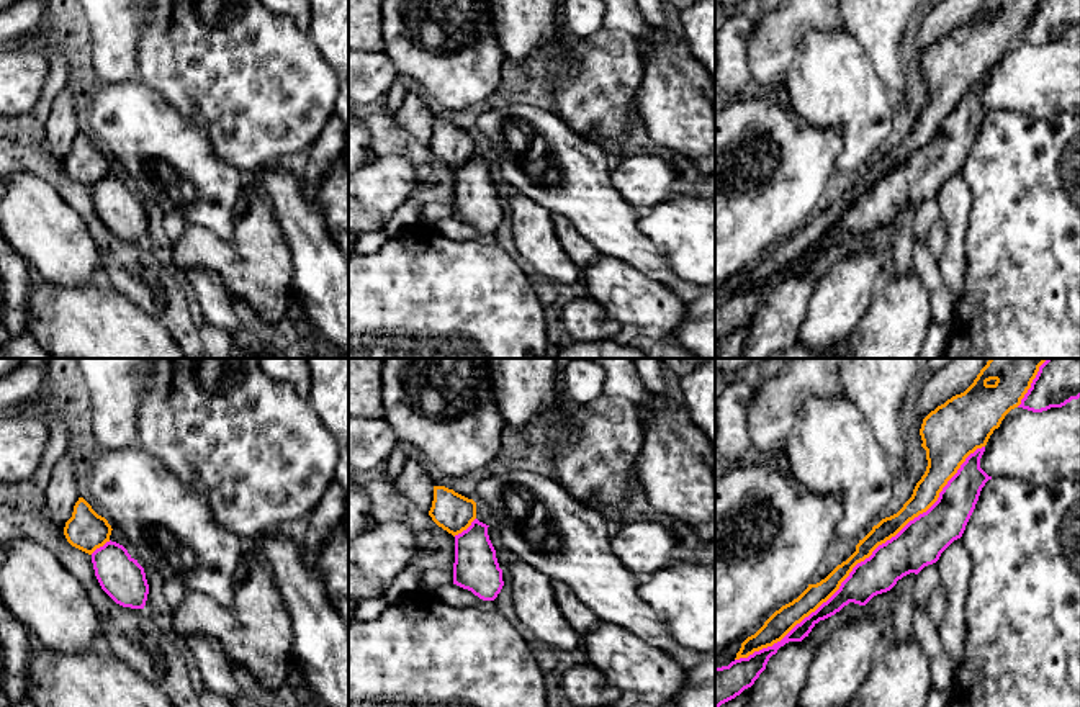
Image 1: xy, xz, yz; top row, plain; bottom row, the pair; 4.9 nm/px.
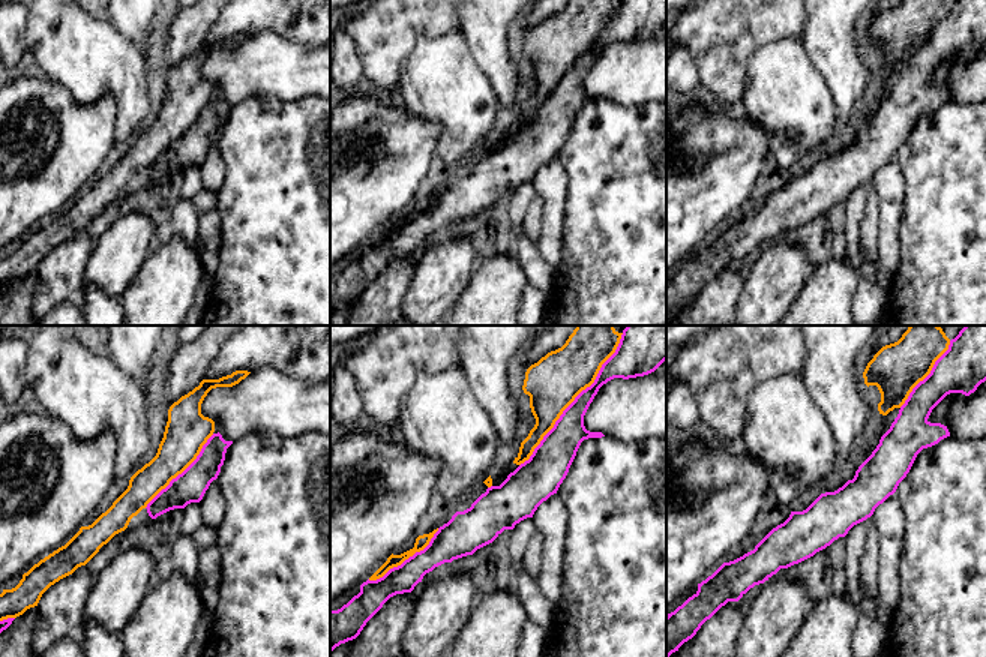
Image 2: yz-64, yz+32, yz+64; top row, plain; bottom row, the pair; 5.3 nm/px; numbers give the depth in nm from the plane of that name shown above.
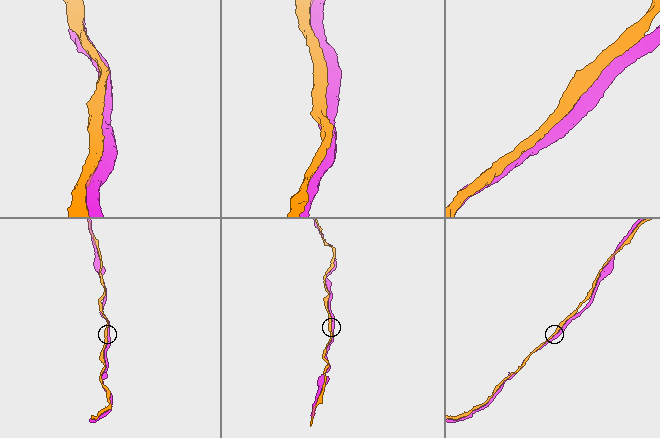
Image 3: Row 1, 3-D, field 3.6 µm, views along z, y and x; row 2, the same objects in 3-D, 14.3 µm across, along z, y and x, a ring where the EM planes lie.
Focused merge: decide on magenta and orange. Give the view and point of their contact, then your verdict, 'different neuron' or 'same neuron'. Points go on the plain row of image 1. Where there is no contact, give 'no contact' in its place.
contact yz (864, 193); same neuron

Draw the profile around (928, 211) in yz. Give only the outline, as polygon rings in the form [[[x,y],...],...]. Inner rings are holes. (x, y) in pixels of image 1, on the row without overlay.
[[[936,196],[925,200],[916,208],[916,216],[913,221],[913,242],[926,239],[931,226],[939,216],[941,213],[939,213],[939,203]]]

